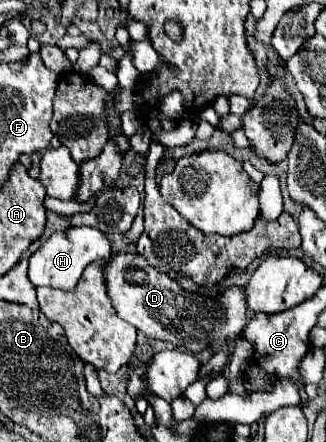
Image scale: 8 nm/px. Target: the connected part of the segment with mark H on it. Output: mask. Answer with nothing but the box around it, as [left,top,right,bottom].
[28,226,110,290]

